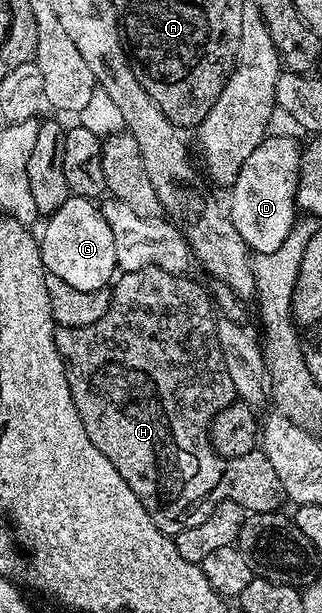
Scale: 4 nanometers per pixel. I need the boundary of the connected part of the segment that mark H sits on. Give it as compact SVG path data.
M160 268L122 272L112 284L108 314L87 328L59 327L54 333L66 364L72 402L76 402L88 438L116 466L120 478L132 486L152 522L171 538L188 526L200 526L211 507L222 500L236 502L250 514L277 512L286 500L280 478L261 450L230 460L218 455L210 444L210 423L224 406L234 403L236 395L217 340L212 297L188 277Z

